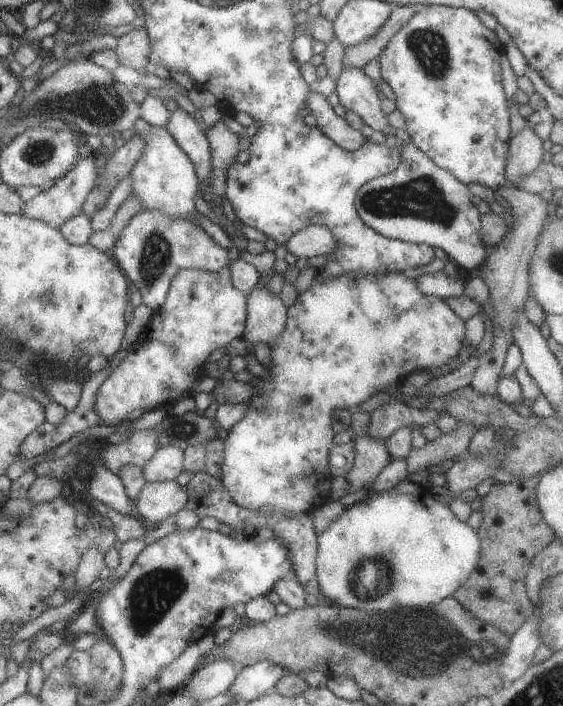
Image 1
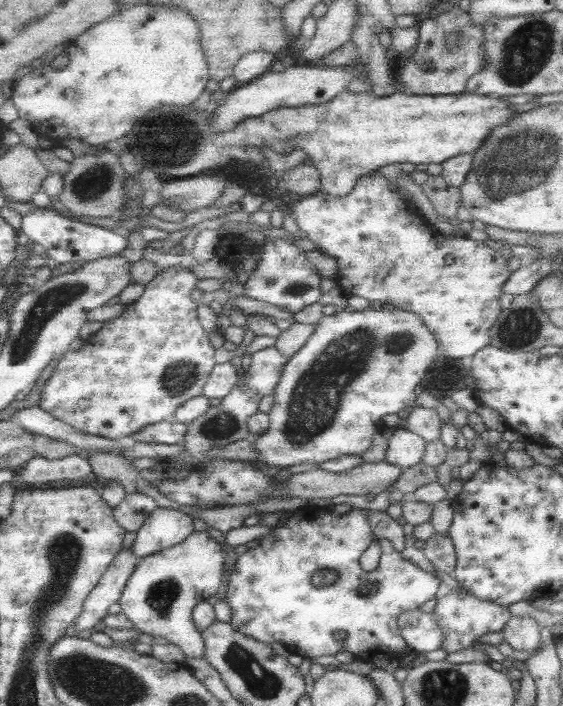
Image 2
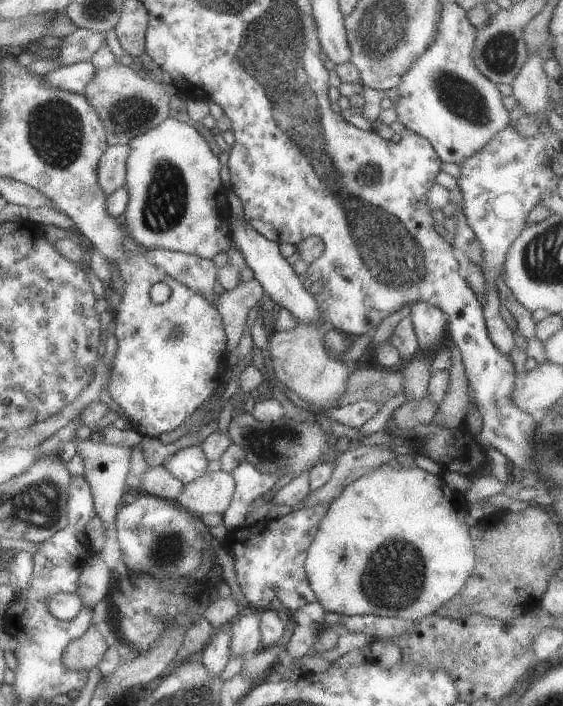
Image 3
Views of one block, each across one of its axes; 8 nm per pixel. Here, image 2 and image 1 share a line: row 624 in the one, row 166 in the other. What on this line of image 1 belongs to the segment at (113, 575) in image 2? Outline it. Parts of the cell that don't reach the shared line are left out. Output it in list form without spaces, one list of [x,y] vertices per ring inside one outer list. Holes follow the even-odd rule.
[[[79,158],[69,172],[65,176],[61,176],[53,186],[42,190],[37,196],[33,196],[23,203],[22,216],[33,218],[33,220],[41,220],[41,222],[47,222],[49,226],[58,228],[69,218],[81,213],[81,206],[95,182],[96,174],[92,158]]]

